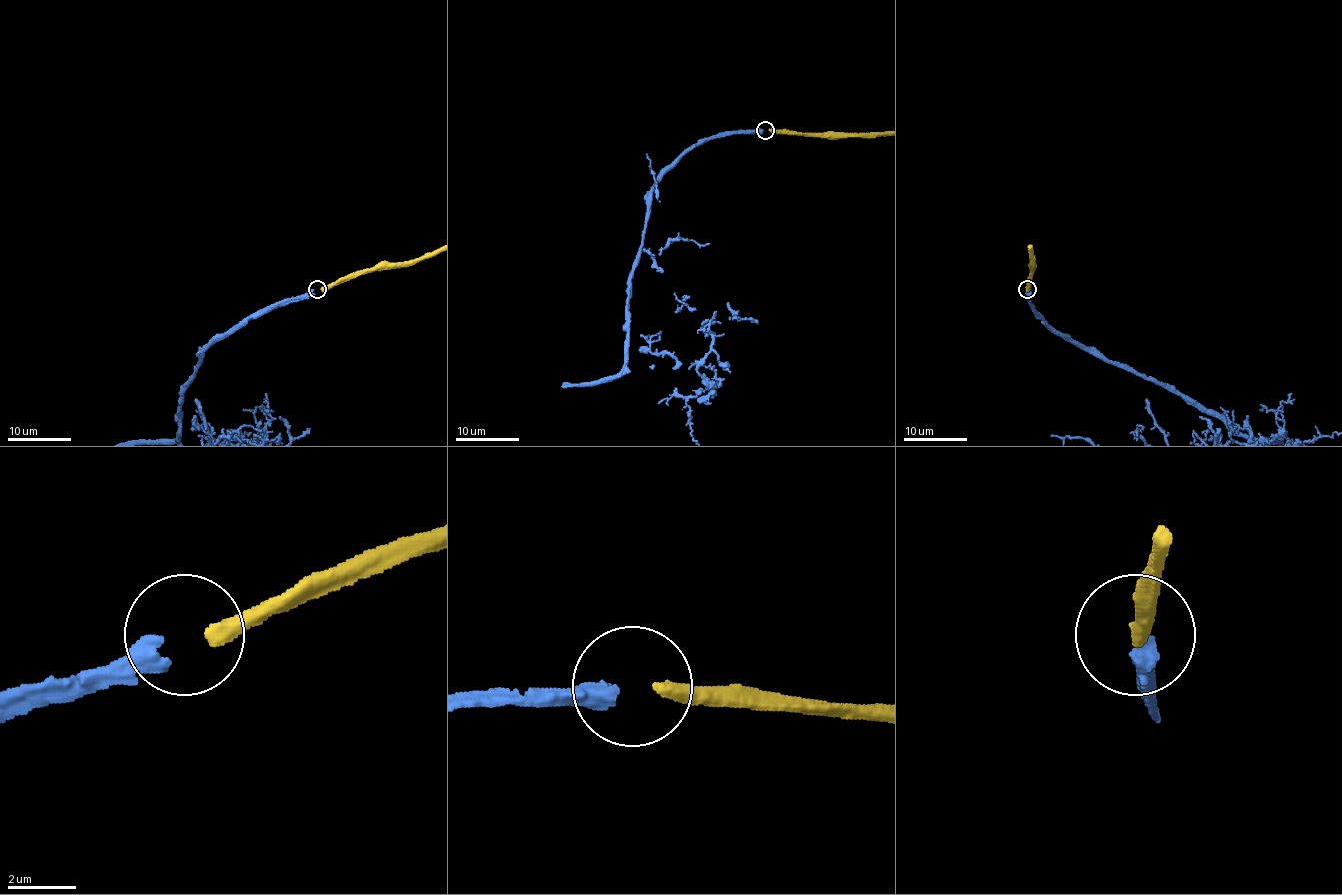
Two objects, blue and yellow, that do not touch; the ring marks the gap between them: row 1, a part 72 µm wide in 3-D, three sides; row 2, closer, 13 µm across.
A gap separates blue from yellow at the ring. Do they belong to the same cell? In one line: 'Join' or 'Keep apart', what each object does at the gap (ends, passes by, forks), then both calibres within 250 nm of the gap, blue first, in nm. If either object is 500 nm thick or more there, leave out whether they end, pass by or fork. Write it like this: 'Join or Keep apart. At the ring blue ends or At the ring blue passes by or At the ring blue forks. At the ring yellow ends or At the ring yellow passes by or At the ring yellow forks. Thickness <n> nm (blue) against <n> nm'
Join. Thickness 550 nm (blue) against 440 nm

